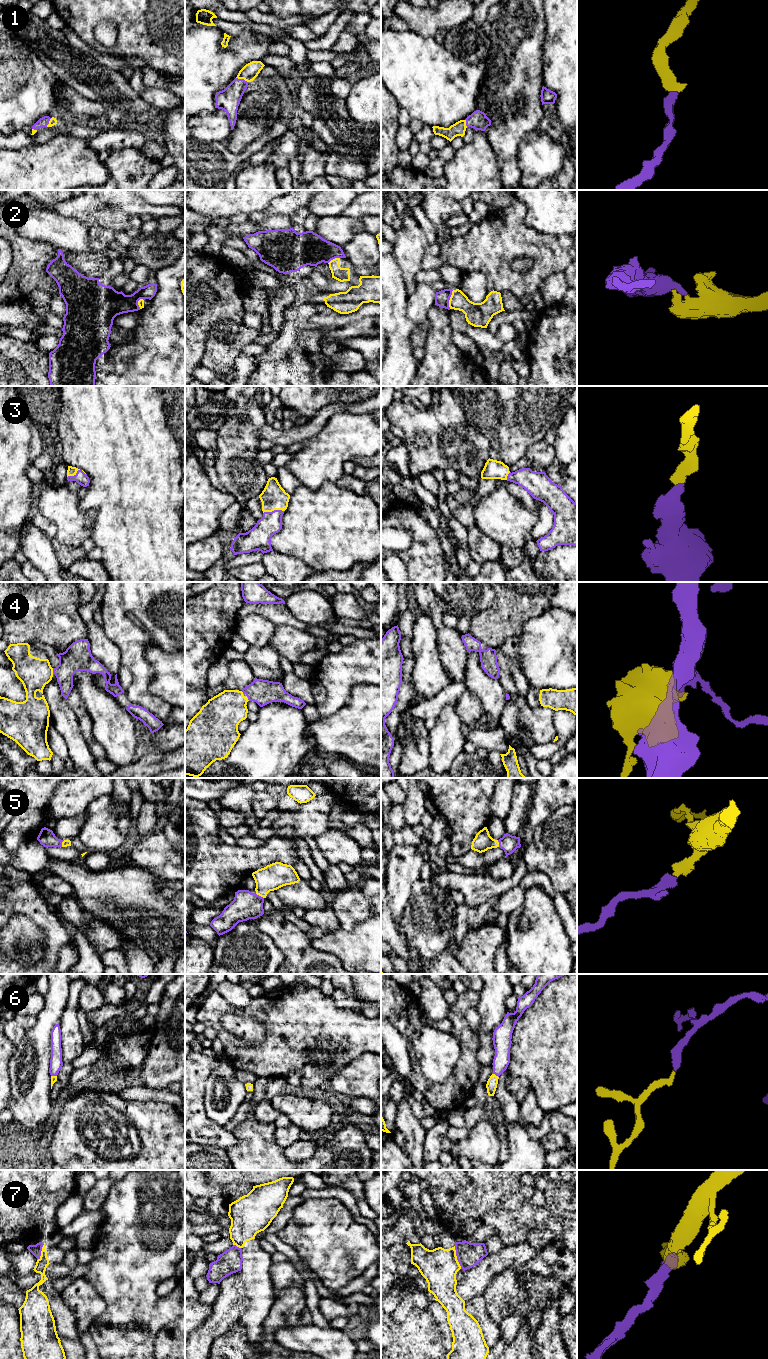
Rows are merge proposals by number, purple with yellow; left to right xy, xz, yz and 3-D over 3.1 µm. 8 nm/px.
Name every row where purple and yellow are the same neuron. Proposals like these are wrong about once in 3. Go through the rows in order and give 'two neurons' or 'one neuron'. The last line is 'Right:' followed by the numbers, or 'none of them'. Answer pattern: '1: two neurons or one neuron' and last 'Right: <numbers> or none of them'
1: one neuron
2: two neurons
3: one neuron
4: one neuron
5: one neuron
6: one neuron
7: two neurons
Right: 1, 3, 4, 5, 6

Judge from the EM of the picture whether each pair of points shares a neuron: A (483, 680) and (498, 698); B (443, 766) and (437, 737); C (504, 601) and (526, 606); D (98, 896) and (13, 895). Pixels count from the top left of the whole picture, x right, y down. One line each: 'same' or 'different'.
A: same
B: same
C: same
D: different

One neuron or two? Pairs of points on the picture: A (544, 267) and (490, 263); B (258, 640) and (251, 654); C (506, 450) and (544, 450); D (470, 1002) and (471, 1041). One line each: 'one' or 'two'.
A: one
B: two
C: two
D: one

